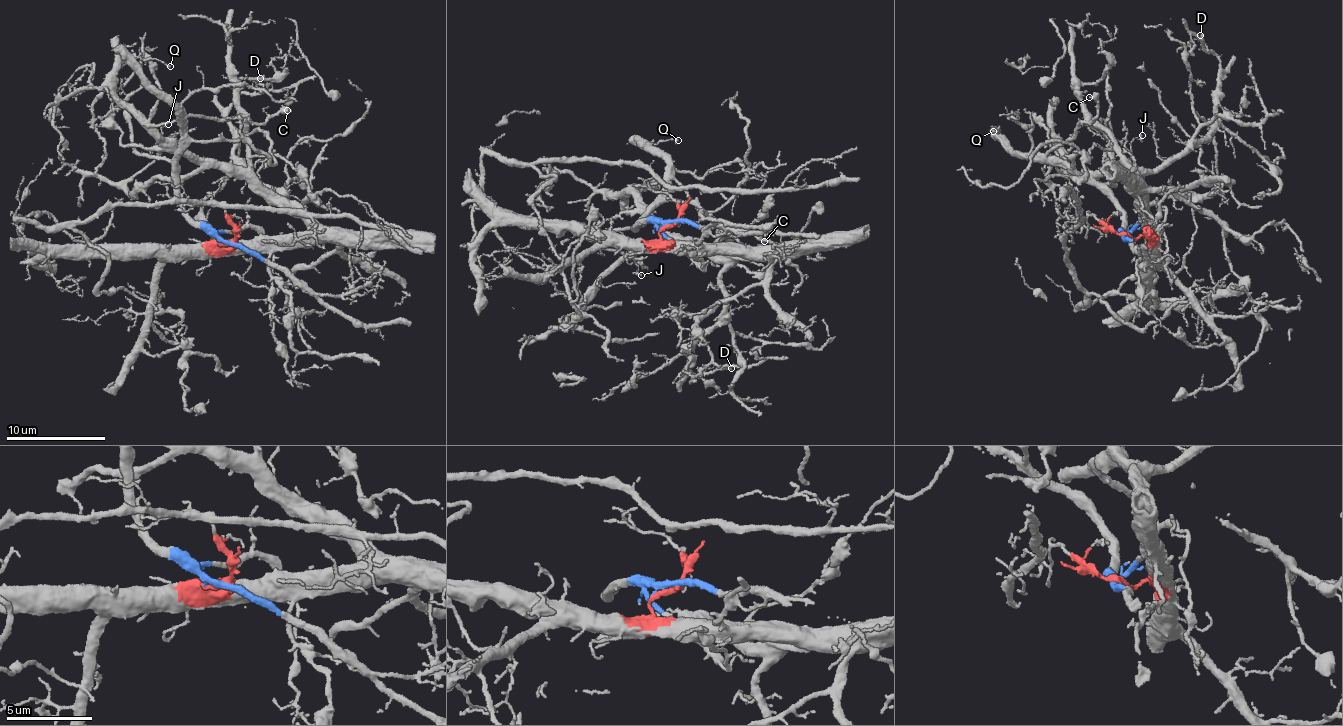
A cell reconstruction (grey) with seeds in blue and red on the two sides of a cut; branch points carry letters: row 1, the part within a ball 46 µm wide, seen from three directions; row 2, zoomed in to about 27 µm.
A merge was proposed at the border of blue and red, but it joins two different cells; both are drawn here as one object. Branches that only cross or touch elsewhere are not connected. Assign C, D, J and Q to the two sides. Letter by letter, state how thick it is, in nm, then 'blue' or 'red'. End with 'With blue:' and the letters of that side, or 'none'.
C: 400 nm thick; blue
D: 170 nm thick; red
J: 140 nm thick; blue
Q: 120 nm thick; blue
With blue: C, J, Q

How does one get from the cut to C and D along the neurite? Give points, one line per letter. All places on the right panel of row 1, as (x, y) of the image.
C: (1127, 238), (1119, 204), (1046, 158), (1053, 147), (1071, 139), (1076, 125), (1094, 119), (1099, 106), (1090, 98)
D: (1127, 236), (1143, 234), (1144, 219), (1133, 202), (1141, 177), (1198, 143), (1215, 115), (1219, 66), (1201, 34)

